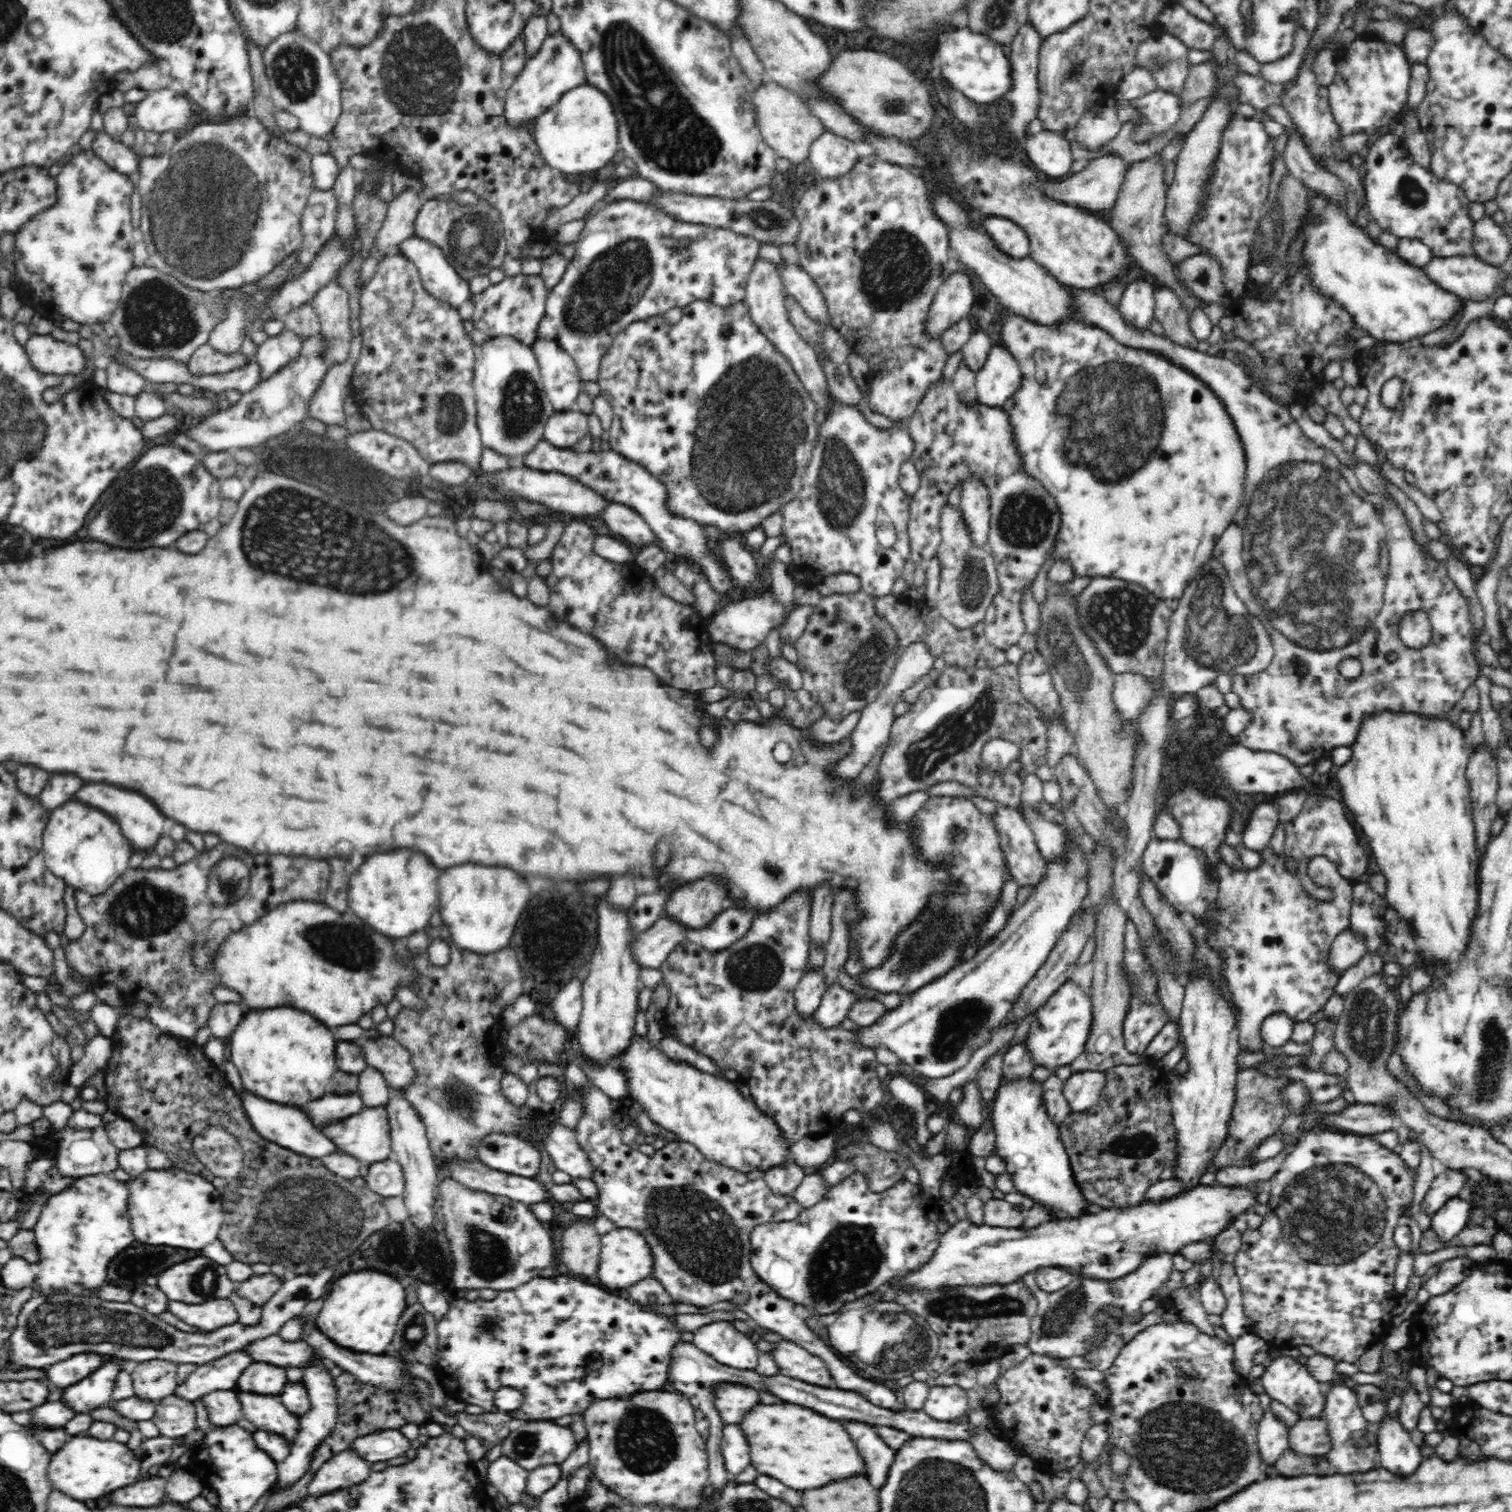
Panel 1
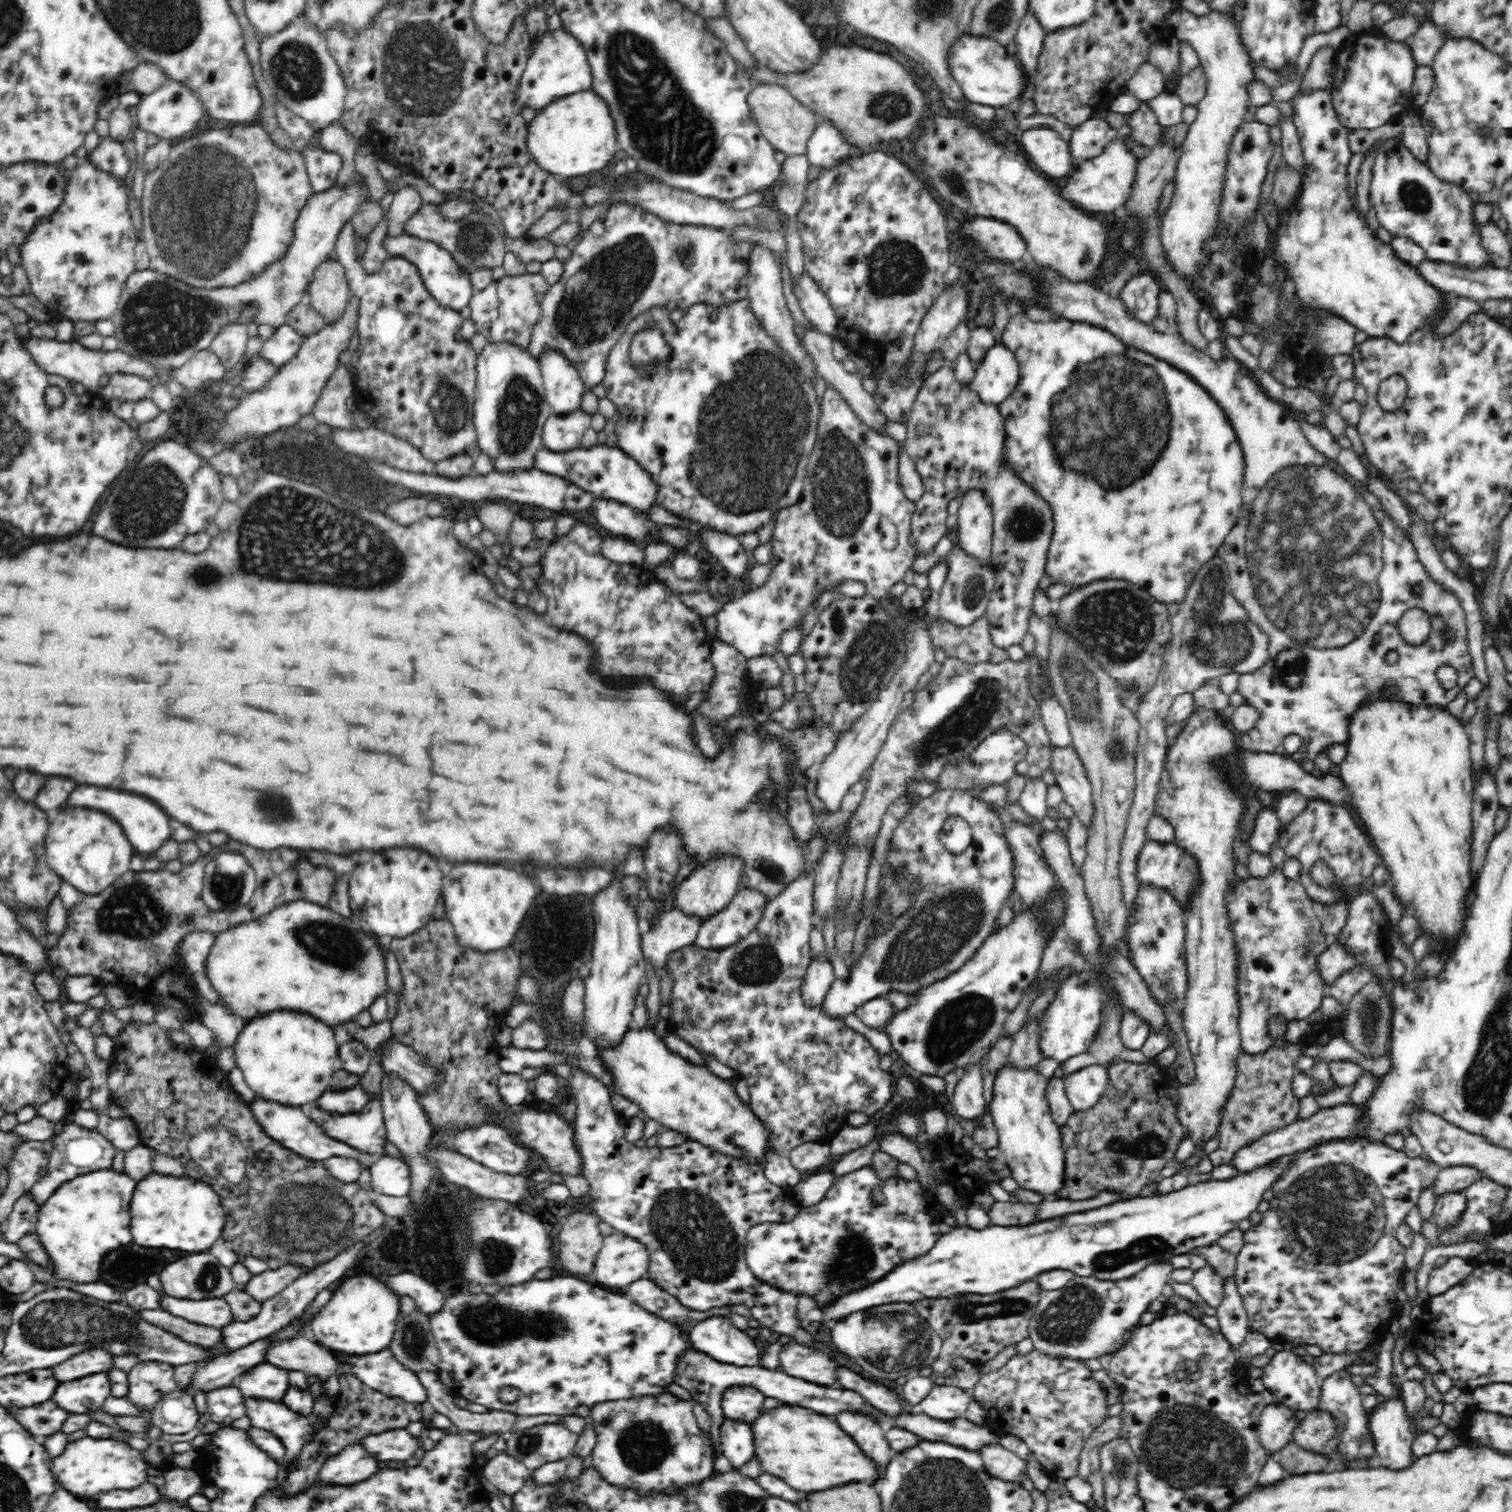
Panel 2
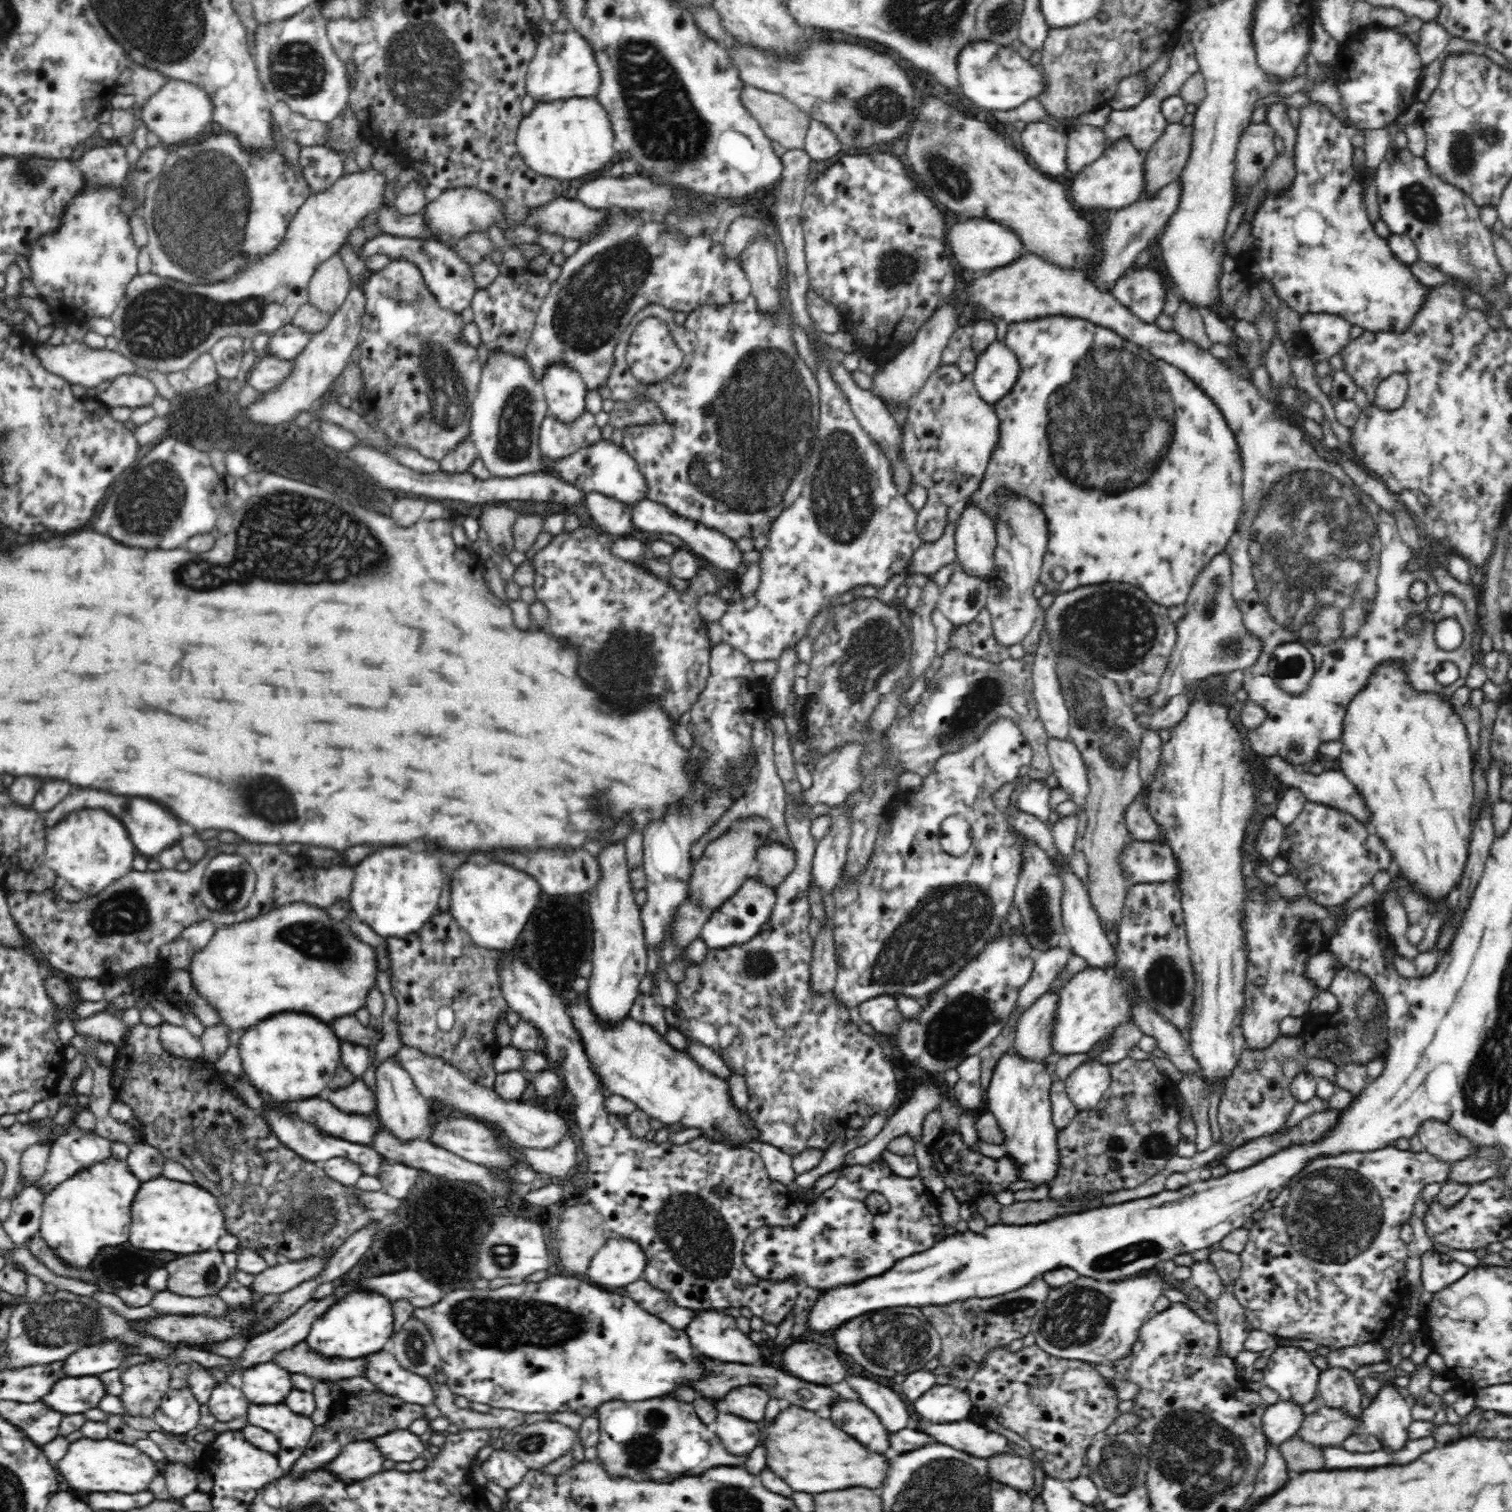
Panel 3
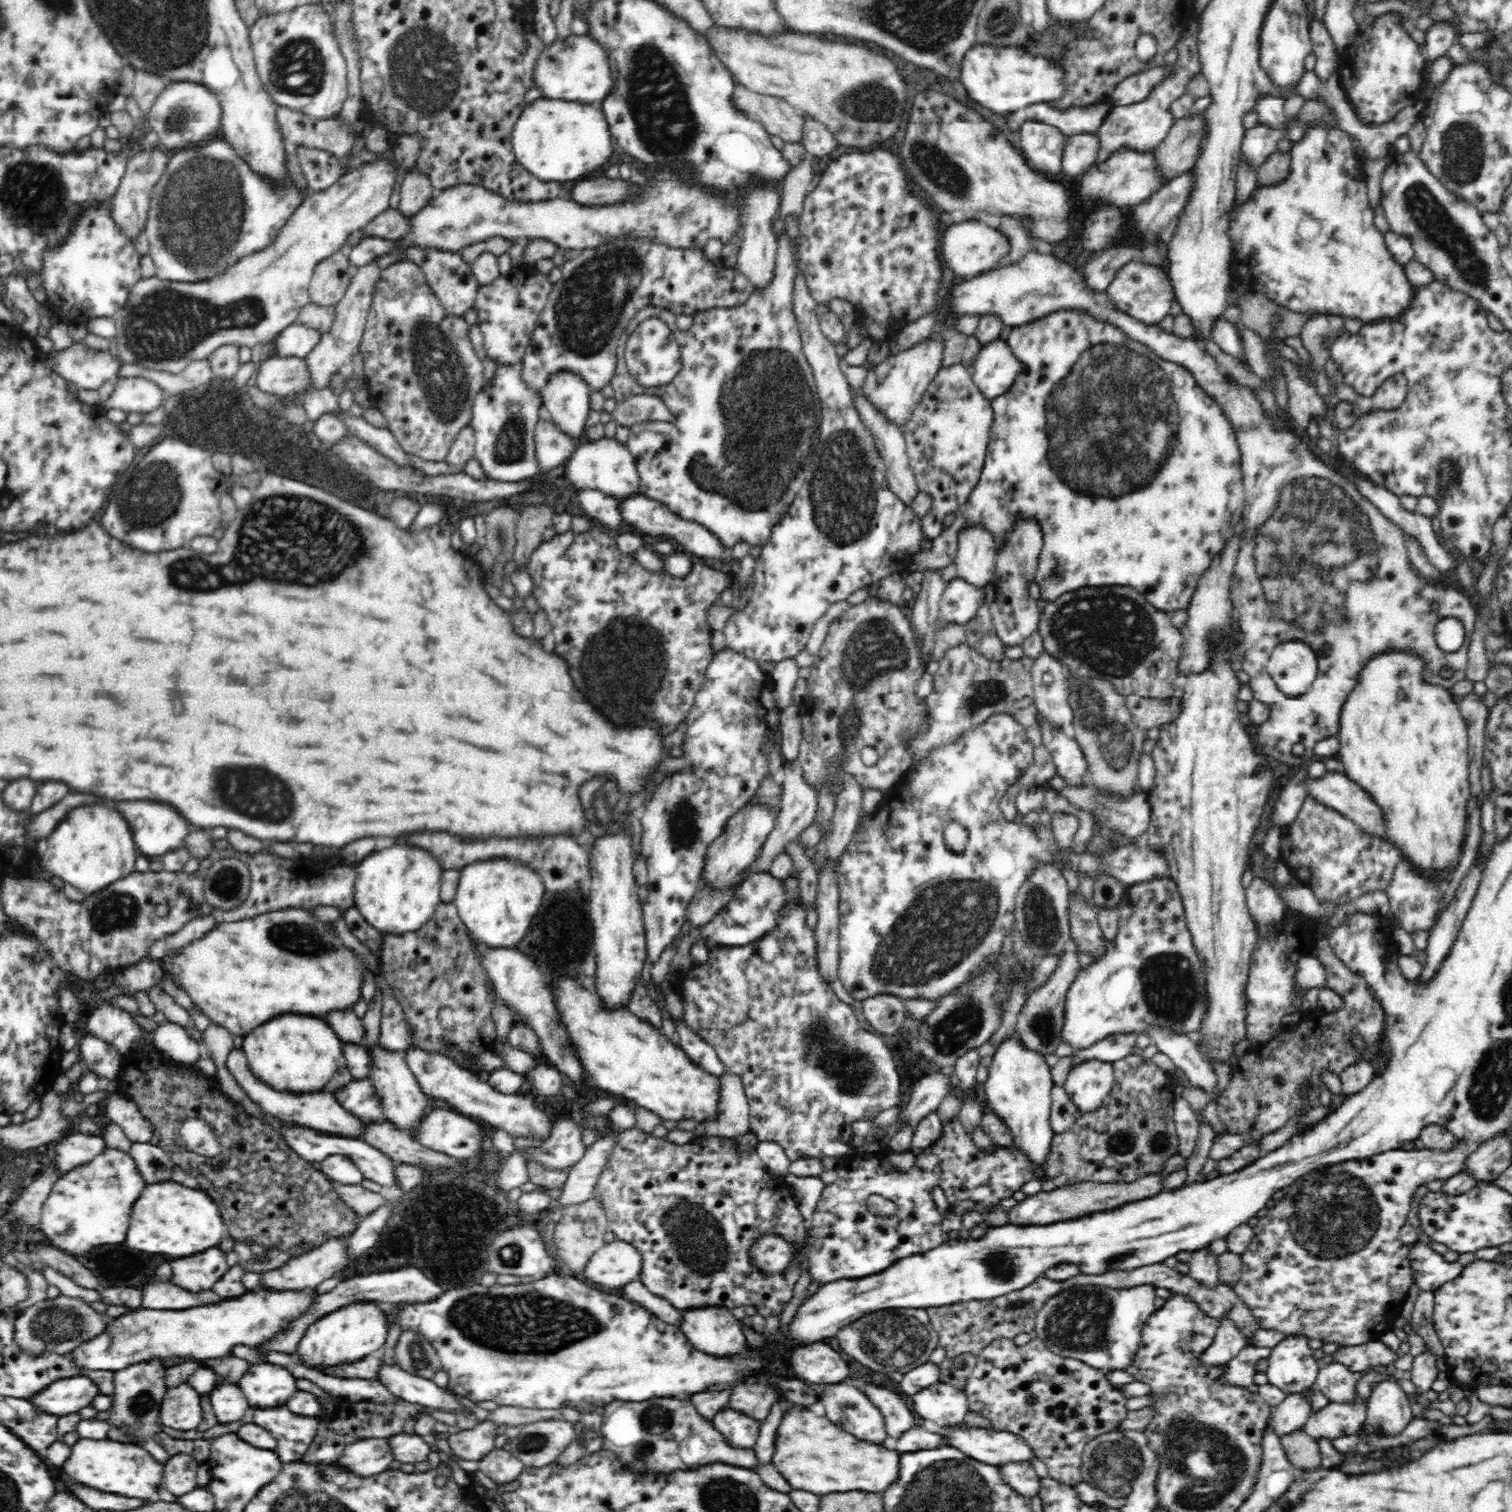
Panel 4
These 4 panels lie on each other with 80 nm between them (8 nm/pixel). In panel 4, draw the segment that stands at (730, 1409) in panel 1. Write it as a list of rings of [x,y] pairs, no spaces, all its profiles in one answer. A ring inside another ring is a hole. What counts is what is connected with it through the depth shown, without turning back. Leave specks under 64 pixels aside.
[[[736,1384],[730,1406],[754,1416],[756,1420],[766,1420],[776,1402],[778,1392],[768,1384]]]

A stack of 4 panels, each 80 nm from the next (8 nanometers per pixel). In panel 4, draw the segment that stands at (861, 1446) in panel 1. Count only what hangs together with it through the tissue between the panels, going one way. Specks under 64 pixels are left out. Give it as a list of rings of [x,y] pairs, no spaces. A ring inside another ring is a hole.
[[[828,1384],[818,1392],[818,1400],[826,1410],[826,1418],[856,1438],[870,1442],[882,1442],[886,1438],[882,1412],[854,1384]]]

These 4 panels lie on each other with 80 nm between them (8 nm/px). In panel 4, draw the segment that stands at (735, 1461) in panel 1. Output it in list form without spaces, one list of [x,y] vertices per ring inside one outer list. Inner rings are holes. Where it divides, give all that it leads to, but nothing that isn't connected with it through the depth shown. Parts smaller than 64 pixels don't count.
[[[720,1410],[714,1418],[712,1418],[714,1426],[718,1426],[718,1430],[730,1438],[730,1442],[734,1442],[736,1446],[754,1446],[758,1432],[760,1432],[760,1422],[750,1418],[748,1414],[740,1412],[740,1410]]]

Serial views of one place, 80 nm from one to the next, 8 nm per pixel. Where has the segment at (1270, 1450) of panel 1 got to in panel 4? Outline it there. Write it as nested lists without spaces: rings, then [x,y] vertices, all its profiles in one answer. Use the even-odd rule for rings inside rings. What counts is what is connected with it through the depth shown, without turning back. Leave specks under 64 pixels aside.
[[[1312,1388],[1287,1394],[1281,1404],[1272,1408],[1268,1422],[1274,1429],[1274,1433],[1282,1436],[1293,1430],[1302,1429],[1308,1418],[1315,1414],[1312,1408],[1312,1398],[1314,1398]]]

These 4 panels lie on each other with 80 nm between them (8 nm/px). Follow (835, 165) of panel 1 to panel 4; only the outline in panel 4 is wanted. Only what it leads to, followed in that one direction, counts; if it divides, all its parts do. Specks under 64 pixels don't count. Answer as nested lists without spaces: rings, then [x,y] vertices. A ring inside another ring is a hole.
[[[805,115],[803,116],[800,142],[804,145],[807,154],[812,157],[831,154],[832,150],[838,146],[837,140],[825,124]]]

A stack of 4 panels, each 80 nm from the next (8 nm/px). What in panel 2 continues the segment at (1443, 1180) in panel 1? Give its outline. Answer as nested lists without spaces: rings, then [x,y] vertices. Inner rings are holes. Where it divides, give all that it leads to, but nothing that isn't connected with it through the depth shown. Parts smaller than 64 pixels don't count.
[[[1470,1165],[1444,1167],[1434,1182],[1433,1190],[1435,1196],[1445,1192],[1460,1191],[1484,1177],[1480,1169]]]

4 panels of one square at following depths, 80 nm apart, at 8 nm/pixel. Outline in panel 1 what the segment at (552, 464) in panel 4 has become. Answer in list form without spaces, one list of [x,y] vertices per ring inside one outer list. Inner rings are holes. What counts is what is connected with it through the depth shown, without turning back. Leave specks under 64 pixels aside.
[[[573,409],[556,412],[546,421],[543,440],[556,449],[572,449],[588,430],[588,415]]]

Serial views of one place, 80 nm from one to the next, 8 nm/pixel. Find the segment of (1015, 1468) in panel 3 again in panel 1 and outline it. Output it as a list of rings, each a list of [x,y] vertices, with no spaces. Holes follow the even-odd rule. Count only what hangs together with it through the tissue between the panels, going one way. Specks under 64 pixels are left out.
[[[978,1427],[978,1436],[972,1440],[978,1456],[994,1473],[1013,1474],[1018,1453],[1009,1441],[999,1437],[991,1427]]]

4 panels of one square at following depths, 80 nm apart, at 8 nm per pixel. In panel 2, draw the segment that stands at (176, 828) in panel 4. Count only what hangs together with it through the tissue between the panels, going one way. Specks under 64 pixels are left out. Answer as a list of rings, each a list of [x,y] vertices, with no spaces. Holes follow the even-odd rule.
[[[78,786],[68,800],[62,806],[66,808],[94,808],[94,810],[102,810],[108,812],[114,820],[120,822],[120,826],[124,829],[124,833],[128,836],[131,845],[144,854],[157,852],[160,846],[173,838],[172,826],[170,826],[170,816],[158,808],[154,802],[142,798],[142,796],[134,796],[134,794],[126,794],[126,792],[118,792],[118,790],[106,790],[106,788],[94,788],[94,786]]]

